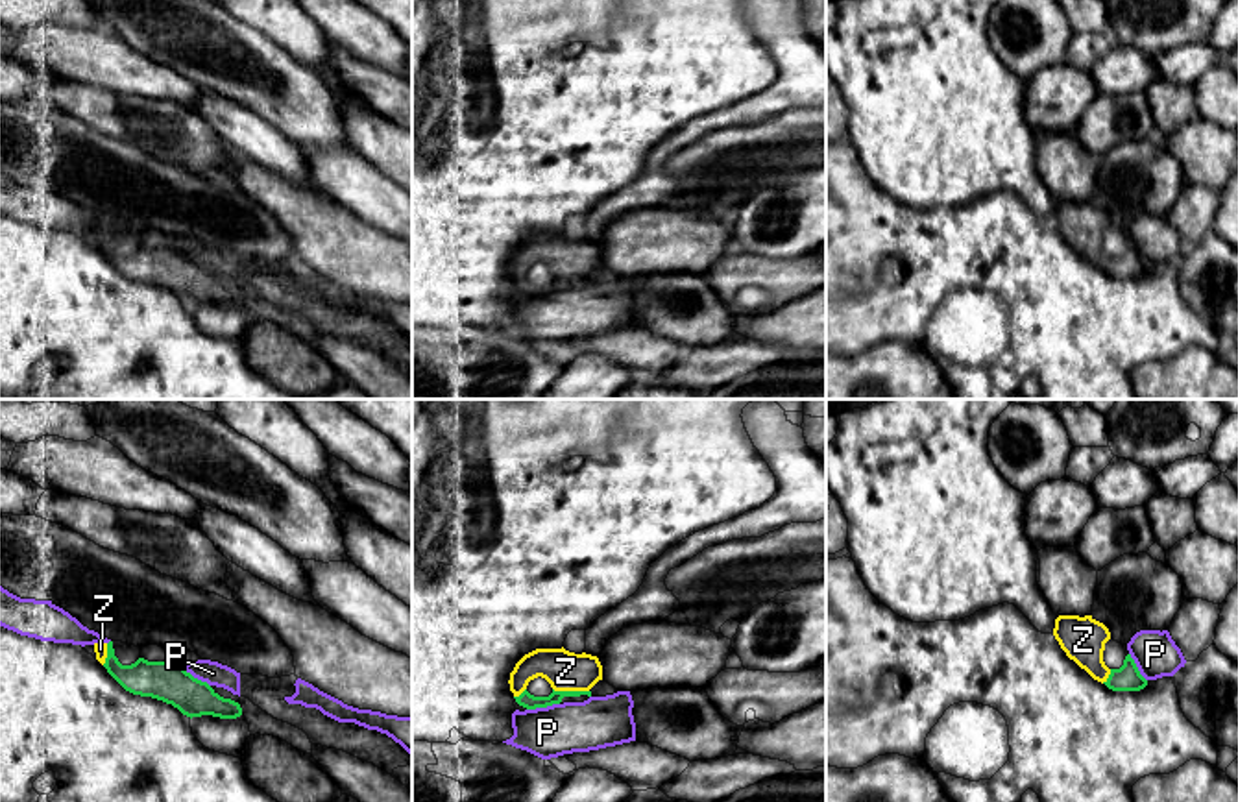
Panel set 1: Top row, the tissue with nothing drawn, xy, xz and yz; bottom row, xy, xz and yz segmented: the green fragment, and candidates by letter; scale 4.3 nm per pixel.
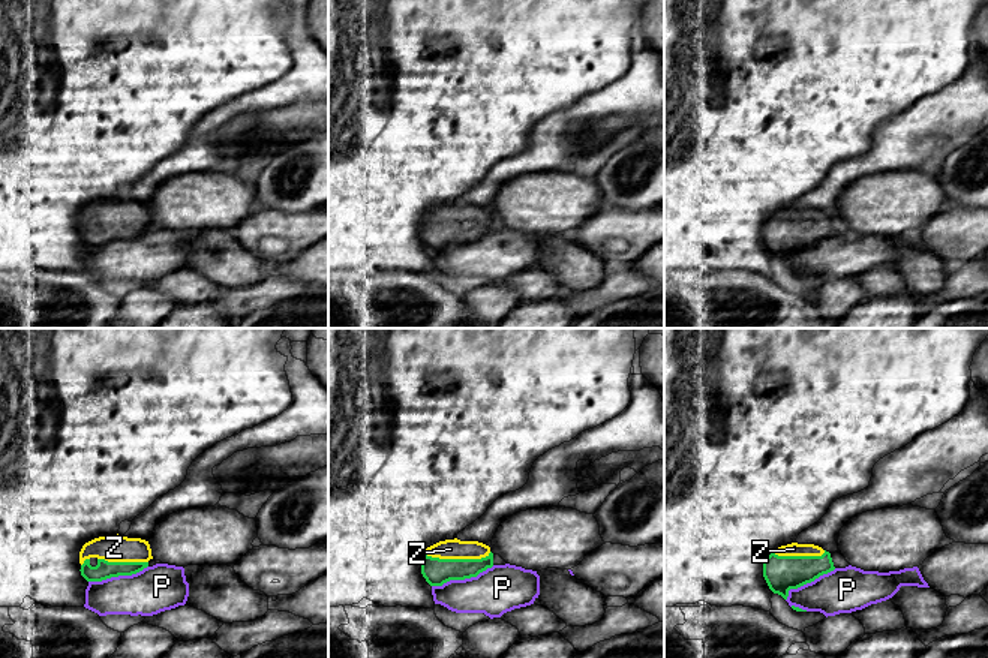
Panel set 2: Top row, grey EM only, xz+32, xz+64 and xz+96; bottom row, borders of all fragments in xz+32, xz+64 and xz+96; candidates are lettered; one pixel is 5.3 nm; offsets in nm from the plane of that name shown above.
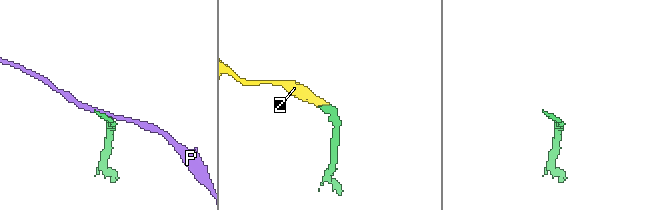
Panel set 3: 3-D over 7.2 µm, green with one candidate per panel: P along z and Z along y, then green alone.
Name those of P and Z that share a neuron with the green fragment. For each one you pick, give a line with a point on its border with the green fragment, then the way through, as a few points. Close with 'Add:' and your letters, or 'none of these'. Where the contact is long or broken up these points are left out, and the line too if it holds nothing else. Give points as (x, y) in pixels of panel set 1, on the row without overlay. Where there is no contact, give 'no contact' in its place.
Z: meets green in xz at (571, 278); runs through xz (525, 285), (549, 287), (571, 278), (571, 263), (566, 257)
Add: Z

